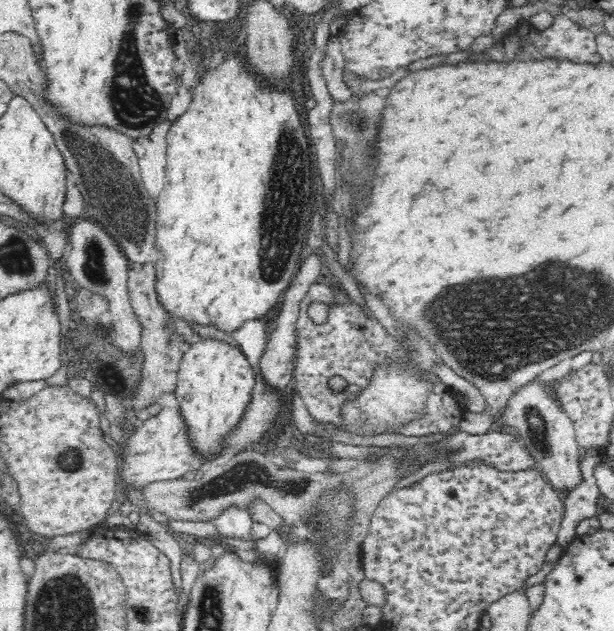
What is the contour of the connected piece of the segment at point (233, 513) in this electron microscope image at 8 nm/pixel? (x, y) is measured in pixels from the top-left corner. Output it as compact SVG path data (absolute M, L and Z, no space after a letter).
M228 505L220 511L220 514L212 522L224 537L242 539L249 543L254 540L252 532L253 520L244 507Z

